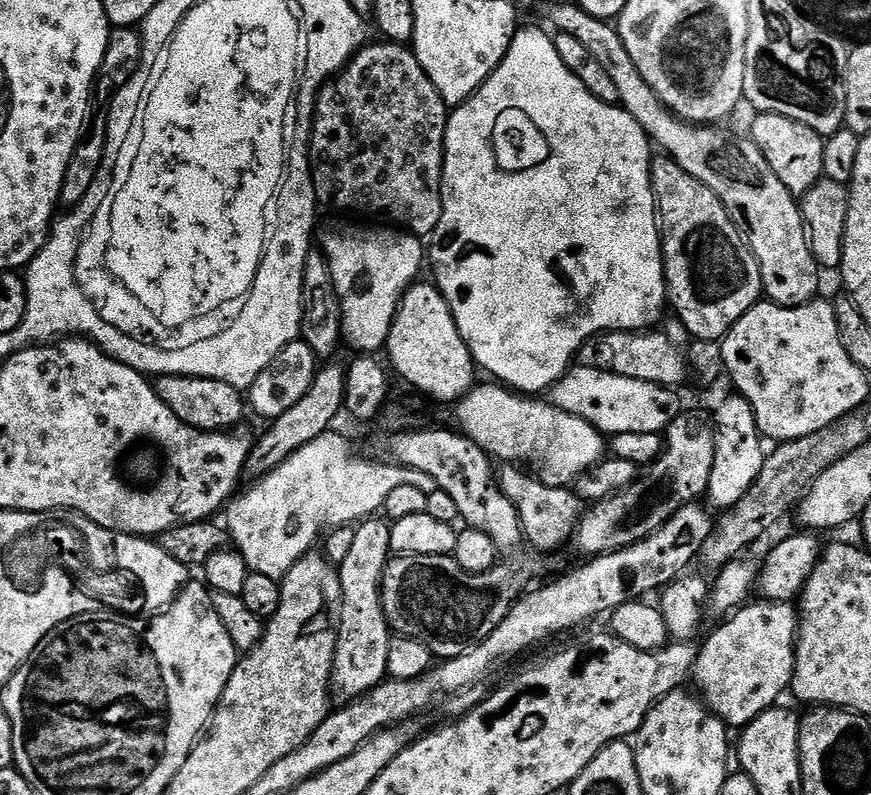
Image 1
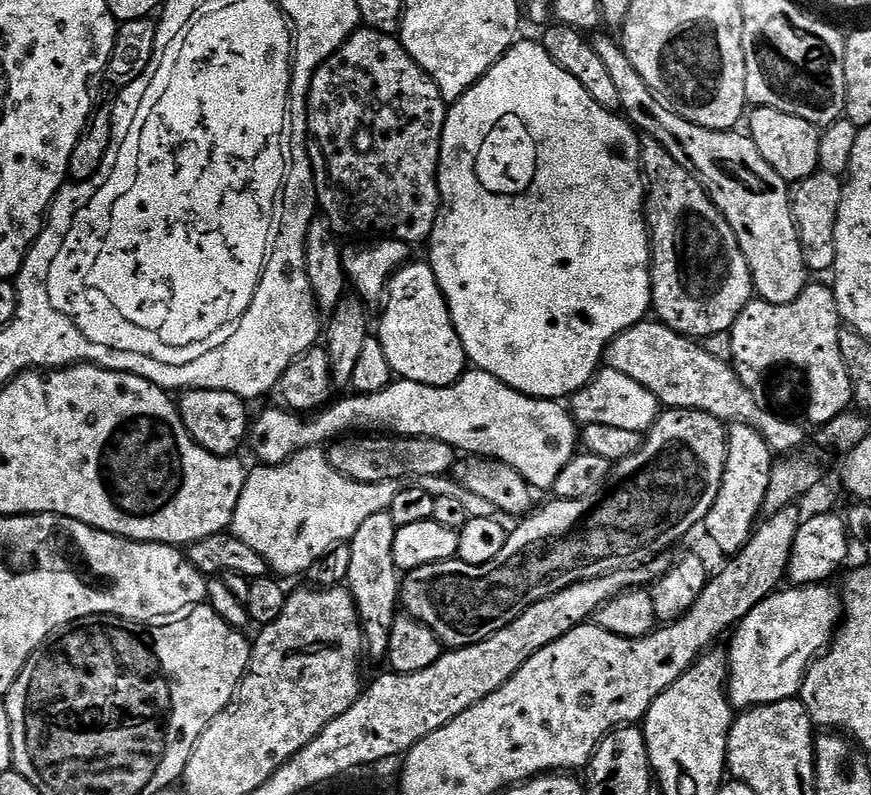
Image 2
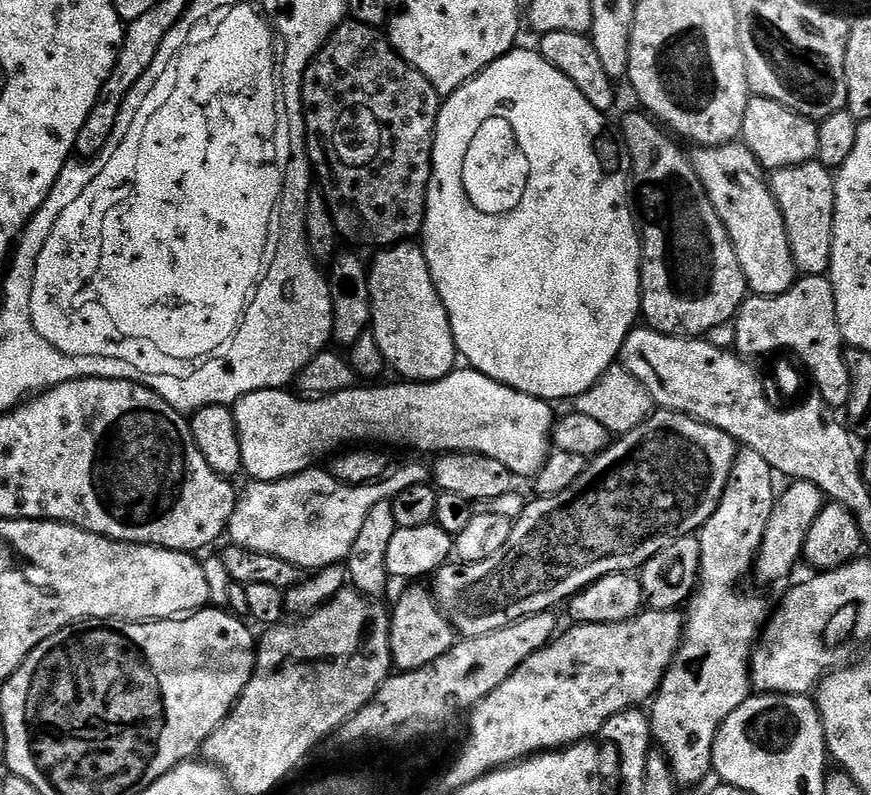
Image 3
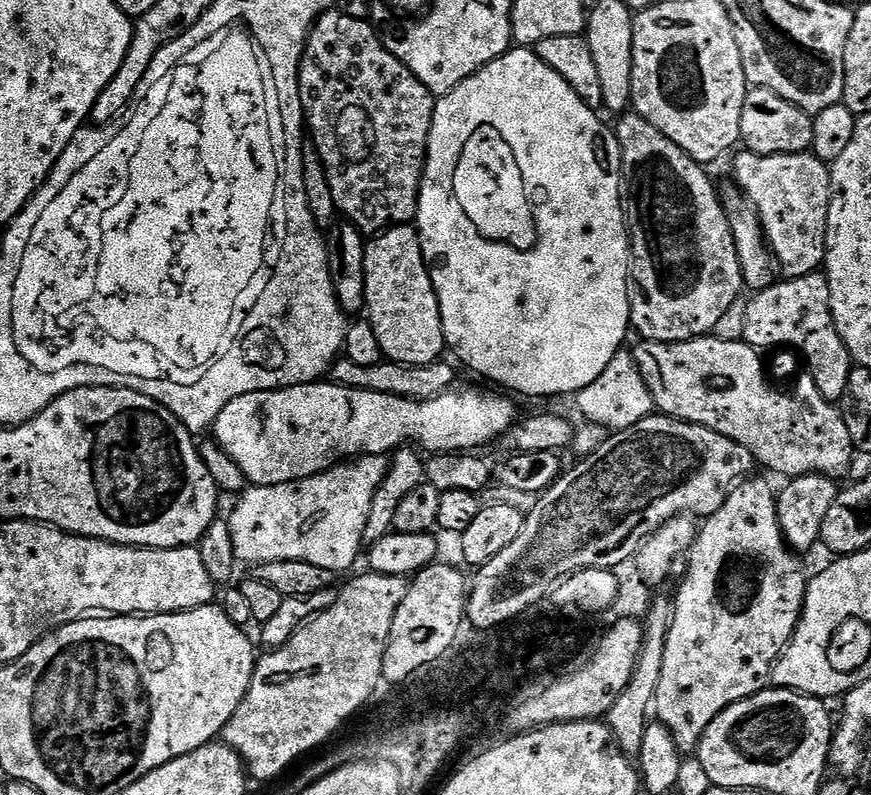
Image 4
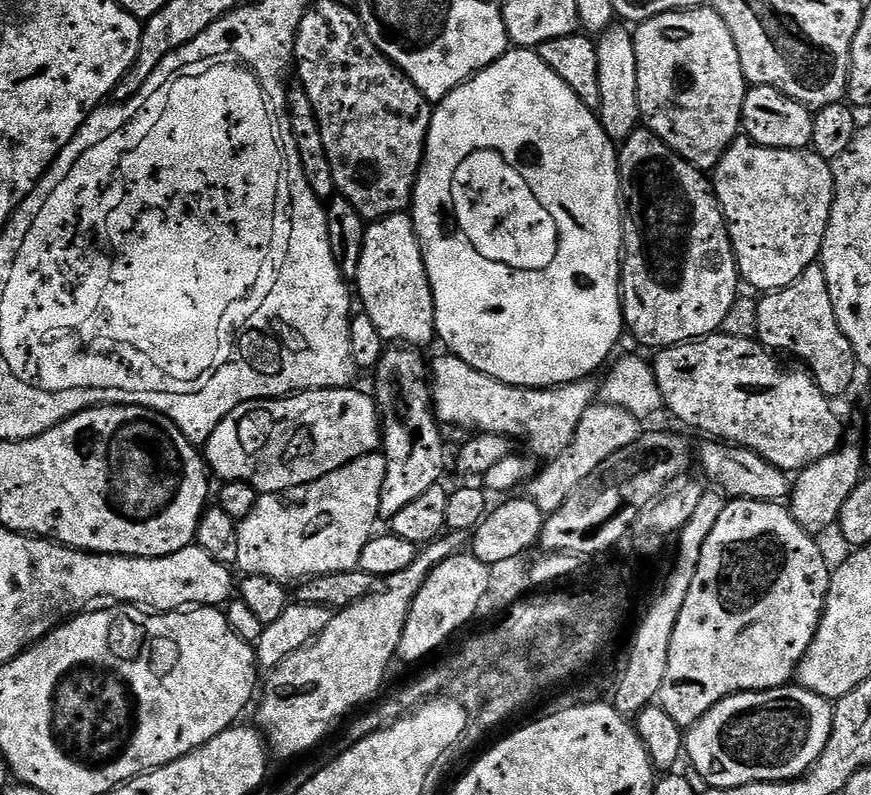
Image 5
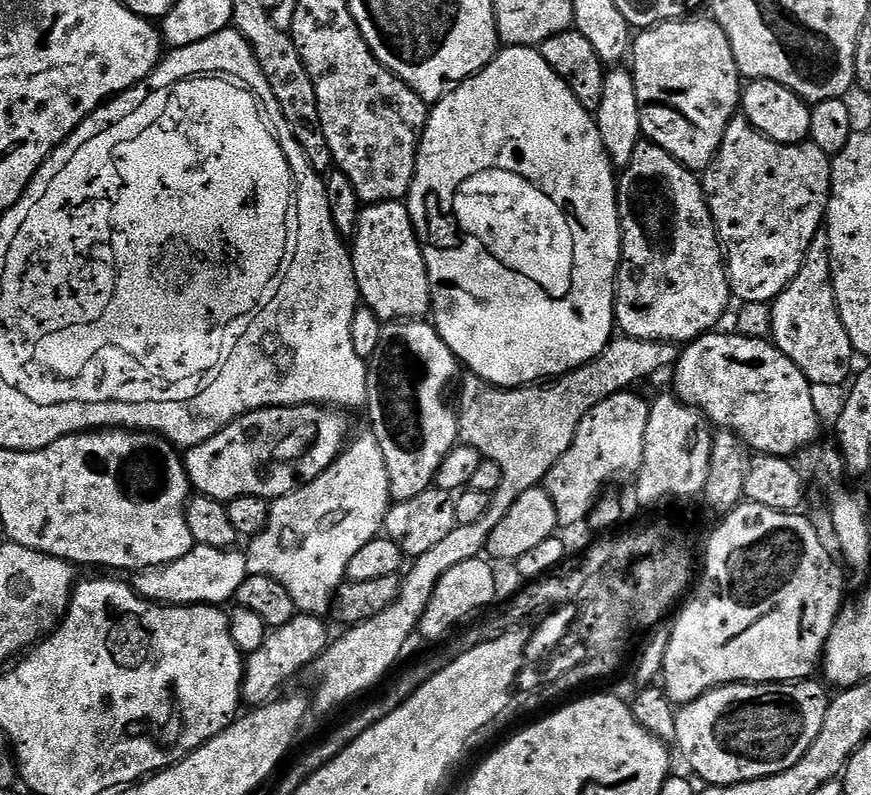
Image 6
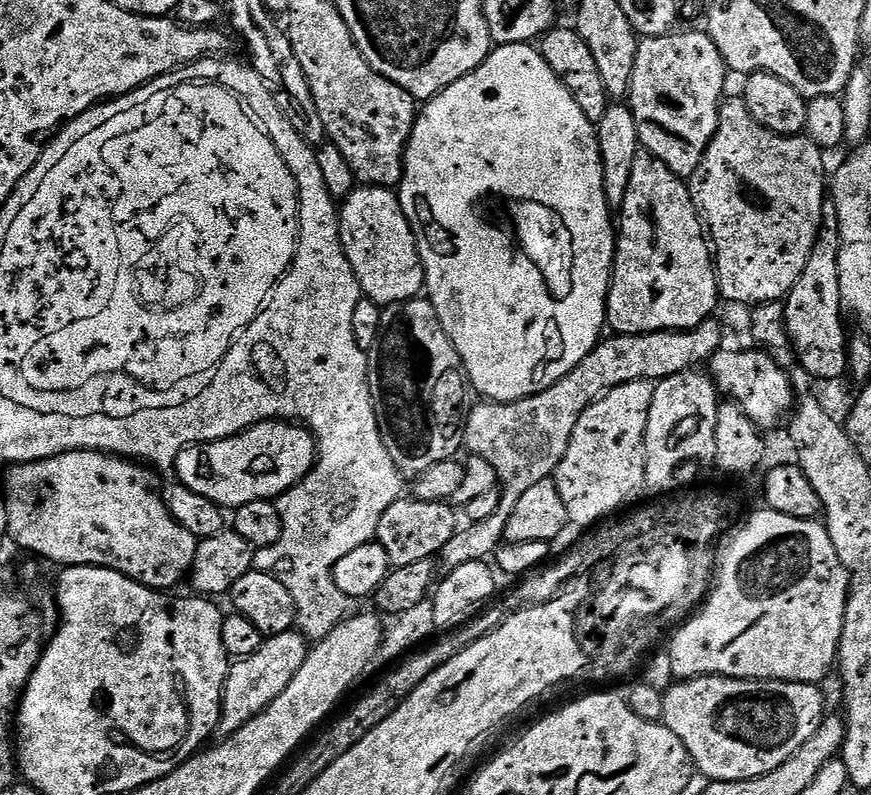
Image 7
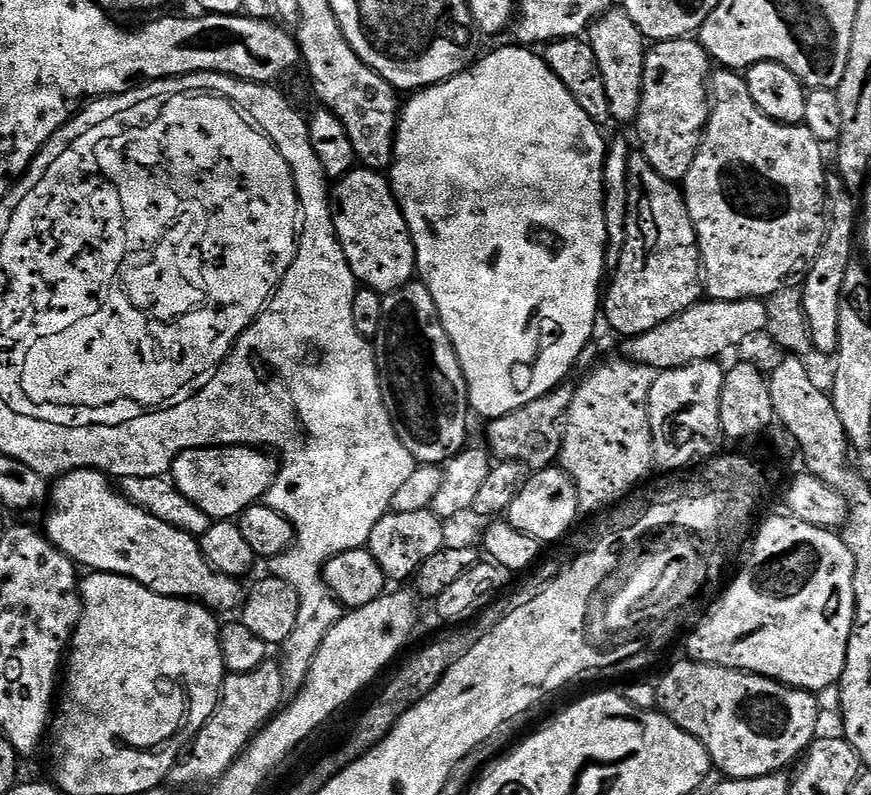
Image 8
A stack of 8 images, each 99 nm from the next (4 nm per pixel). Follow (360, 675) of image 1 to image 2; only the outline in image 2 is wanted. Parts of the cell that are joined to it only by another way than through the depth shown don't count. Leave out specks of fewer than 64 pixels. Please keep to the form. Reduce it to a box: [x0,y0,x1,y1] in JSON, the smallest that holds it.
[346,511,401,661]

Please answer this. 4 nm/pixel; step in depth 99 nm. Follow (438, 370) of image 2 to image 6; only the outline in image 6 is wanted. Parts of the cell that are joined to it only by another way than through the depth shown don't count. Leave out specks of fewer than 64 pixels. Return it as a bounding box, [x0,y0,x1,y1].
[350,200,432,320]

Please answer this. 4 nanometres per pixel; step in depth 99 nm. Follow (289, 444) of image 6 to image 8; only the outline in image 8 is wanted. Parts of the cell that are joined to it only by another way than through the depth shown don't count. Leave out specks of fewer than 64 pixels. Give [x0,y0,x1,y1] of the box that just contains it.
[170,444,278,522]

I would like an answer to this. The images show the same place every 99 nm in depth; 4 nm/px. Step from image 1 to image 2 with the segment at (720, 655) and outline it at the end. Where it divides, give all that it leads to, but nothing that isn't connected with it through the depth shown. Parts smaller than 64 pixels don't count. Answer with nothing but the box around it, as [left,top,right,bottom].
[726,584,842,710]

